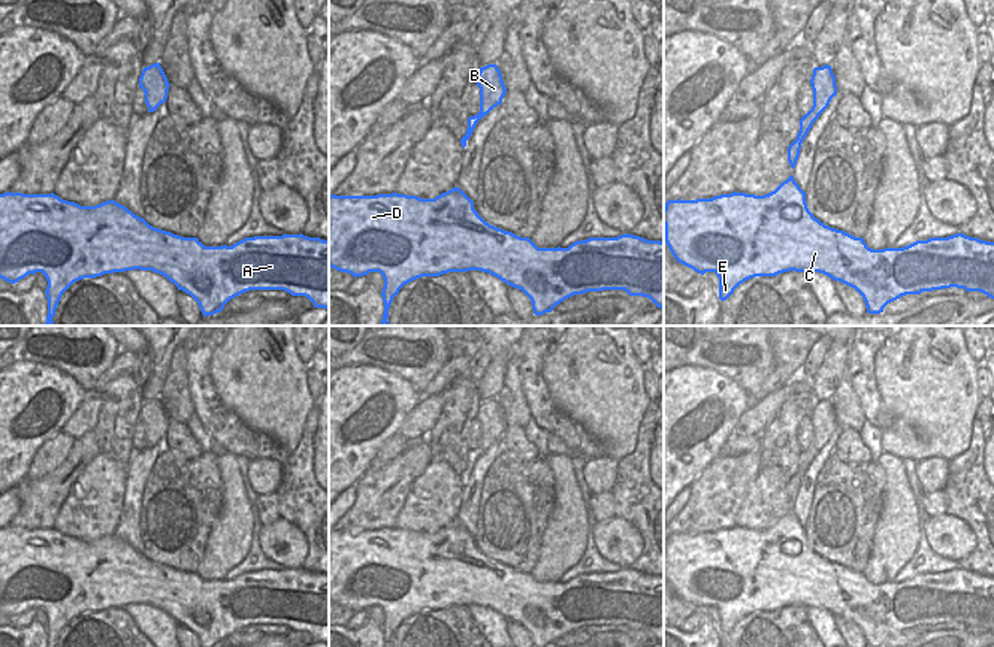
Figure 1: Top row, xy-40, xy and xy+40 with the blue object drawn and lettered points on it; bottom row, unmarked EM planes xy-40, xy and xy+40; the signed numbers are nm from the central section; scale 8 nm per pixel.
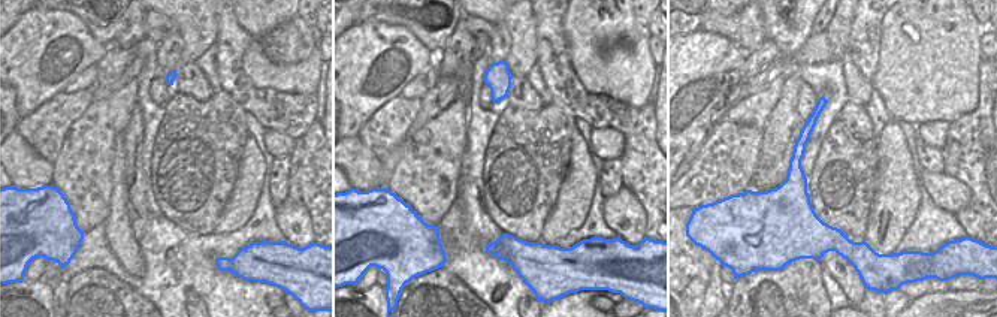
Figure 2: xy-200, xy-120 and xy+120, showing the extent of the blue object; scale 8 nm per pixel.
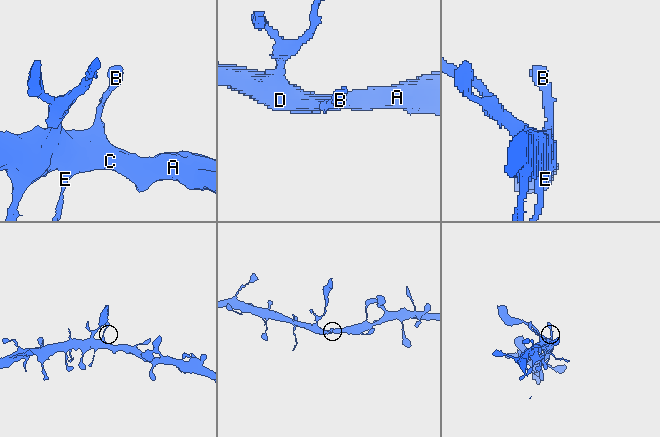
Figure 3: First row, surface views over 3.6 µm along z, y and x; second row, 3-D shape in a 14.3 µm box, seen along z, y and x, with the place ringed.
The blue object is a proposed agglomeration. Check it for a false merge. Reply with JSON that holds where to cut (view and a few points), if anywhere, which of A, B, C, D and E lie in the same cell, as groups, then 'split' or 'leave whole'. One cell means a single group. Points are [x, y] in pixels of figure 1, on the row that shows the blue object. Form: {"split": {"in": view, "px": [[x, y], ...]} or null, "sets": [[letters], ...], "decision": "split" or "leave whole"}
{"split": null, "sets": [["A", "B", "C", "D", "E"]], "decision": "leave whole"}

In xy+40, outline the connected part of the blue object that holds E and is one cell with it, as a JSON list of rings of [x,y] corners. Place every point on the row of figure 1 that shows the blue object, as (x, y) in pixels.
[[[791,175],[774,191],[755,196],[746,193],[720,194],[711,199],[668,200],[664,208],[665,242],[674,259],[704,275],[714,272],[719,278],[719,299],[726,300],[744,281],[755,276],[776,276],[783,272],[819,272],[834,281],[855,288],[864,299],[868,314],[906,294],[921,294],[942,288],[981,291],[994,299],[994,242],[957,233],[948,238],[916,241],[903,248],[871,250],[862,238],[825,226],[809,211],[806,193]]]

